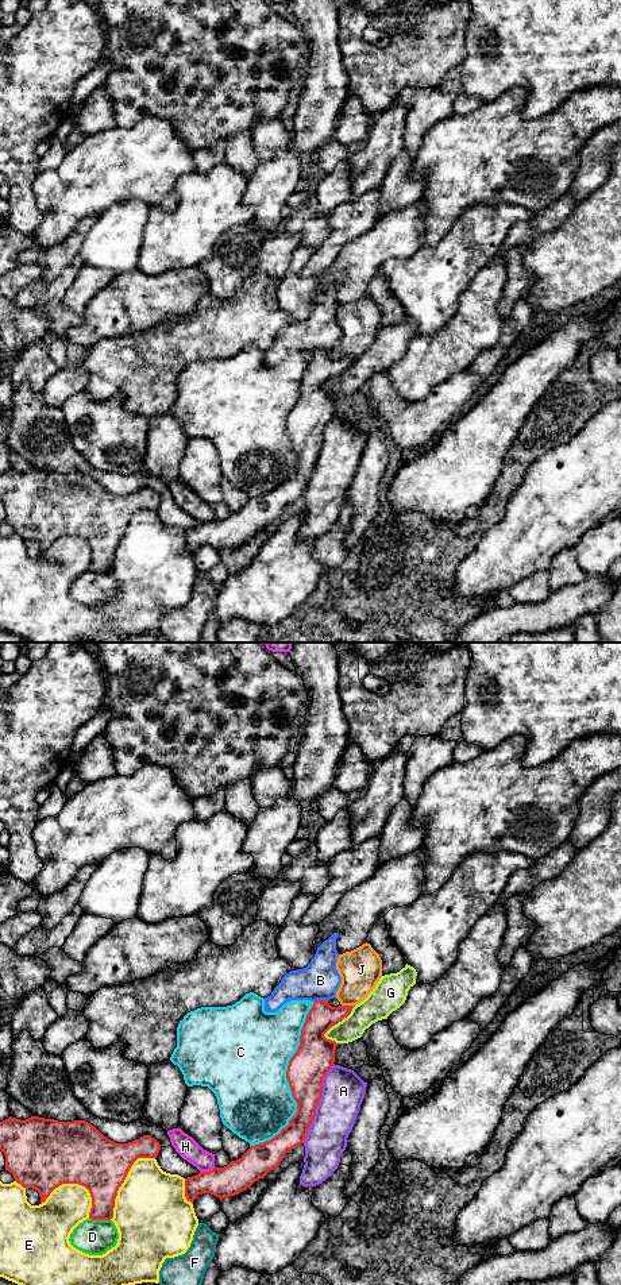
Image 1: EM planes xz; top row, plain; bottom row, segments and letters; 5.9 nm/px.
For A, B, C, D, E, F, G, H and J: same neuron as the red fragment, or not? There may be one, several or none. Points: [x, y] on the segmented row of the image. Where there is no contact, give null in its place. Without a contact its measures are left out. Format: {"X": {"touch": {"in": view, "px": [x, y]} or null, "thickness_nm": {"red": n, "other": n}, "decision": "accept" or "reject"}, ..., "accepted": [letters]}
{"A": {"touch": {"in": "xz", "px": [317, 1103]}, "thickness_nm": {"red": 220, "other": 260}, "decision": "reject"}, "B": {"touch": {"in": "xz", "px": [320, 1000]}, "thickness_nm": {"red": 170, "other": 240}, "decision": "reject"}, "C": {"touch": {"in": "xz", "px": [288, 1081]}, "thickness_nm": {"red": 220, "other": 460}, "decision": "reject"}, "D": {"touch": {"in": "xz", "px": [100, 1219]}, "thickness_nm": {"red": 240, "other": 200}, "decision": "reject"}, "E": {"touch": {"in": "xz", "px": [66, 1183]}, "thickness_nm": {"red": 420, "other": 260}, "decision": "reject"}, "F": {"touch": {"in": "xz", "px": [111, 1215]}, "thickness_nm": {"red": 240, "other": 20}, "decision": "reject"}, "G": {"touch": {"in": "xz", "px": [338, 1022]}, "thickness_nm": {"red": 220, "other": 160}, "decision": "reject"}, "H": {"touch": {"in": "xz", "px": [207, 1172]}, "thickness_nm": {"red": 180, "other": 120}, "decision": "reject"}, "J": {"touch": {"in": "xz", "px": [348, 1006]}, "thickness_nm": {"red": 170, "other": 240}, "decision": "reject"}, "accepted": []}

